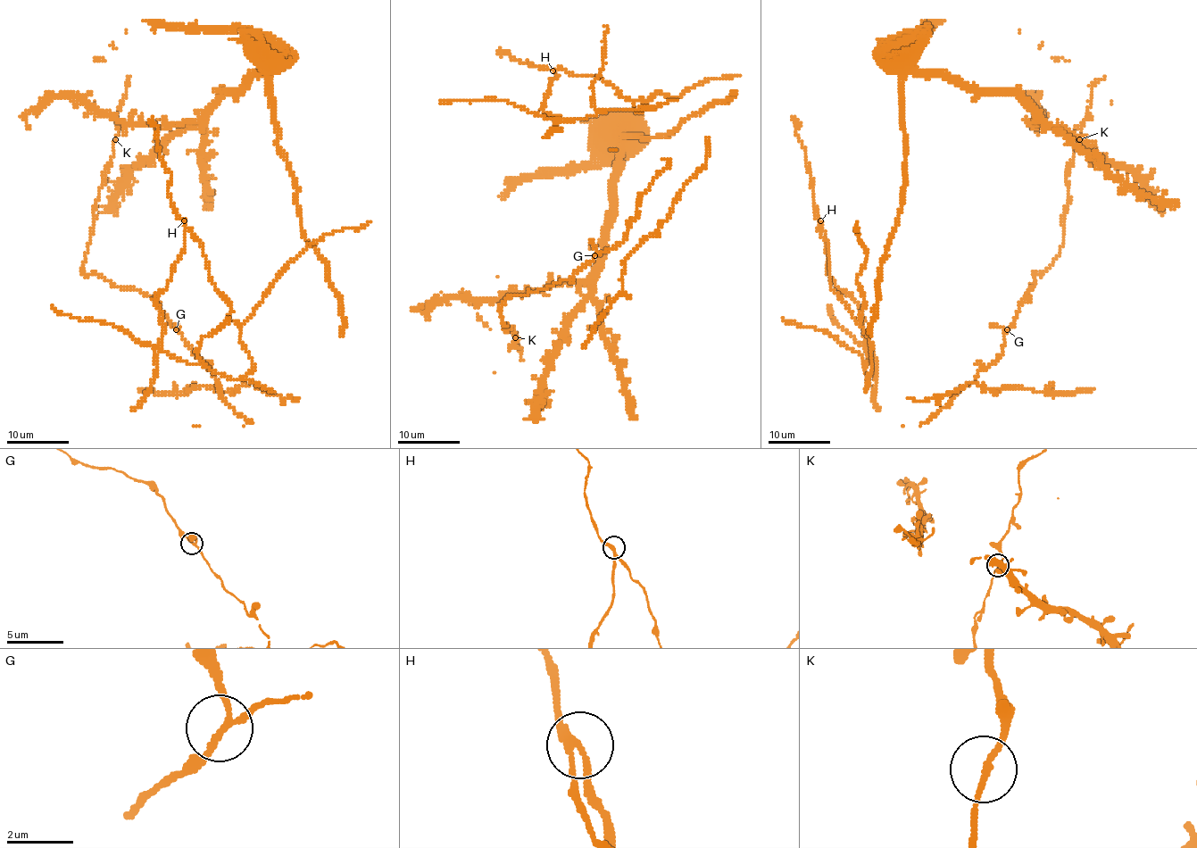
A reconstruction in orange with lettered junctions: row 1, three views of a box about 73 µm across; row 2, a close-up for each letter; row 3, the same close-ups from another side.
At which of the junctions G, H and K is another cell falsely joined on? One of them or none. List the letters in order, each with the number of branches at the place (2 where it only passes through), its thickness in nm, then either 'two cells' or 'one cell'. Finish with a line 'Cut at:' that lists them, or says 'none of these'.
G: branches 3; calibre 170 nm; one cell
H: branches 3; calibre 180 nm; two cells
K: branches 2; calibre 170 nm; one cell
Cut at: H

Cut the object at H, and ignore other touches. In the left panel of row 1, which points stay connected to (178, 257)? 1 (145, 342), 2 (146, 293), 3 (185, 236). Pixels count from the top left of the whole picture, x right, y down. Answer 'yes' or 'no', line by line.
1: no
2: no
3: yes

